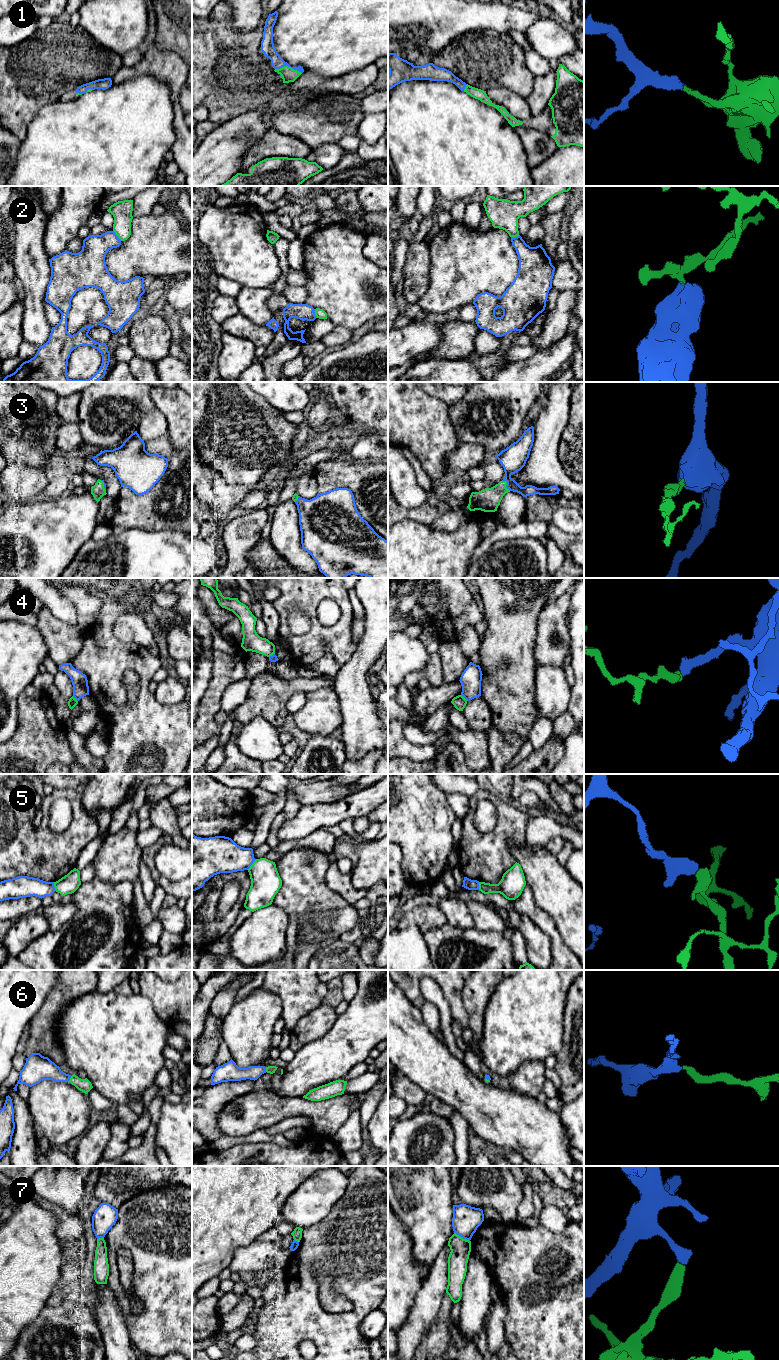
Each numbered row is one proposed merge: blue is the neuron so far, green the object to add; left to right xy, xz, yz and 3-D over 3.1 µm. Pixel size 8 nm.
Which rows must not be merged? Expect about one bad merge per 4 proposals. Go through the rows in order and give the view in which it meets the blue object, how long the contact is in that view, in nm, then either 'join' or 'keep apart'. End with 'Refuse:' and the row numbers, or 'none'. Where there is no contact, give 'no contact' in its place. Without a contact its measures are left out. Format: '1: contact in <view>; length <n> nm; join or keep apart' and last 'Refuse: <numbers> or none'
1: contact in xz; length 220 nm; join
2: contact in xy; length 110 nm; keep apart
3: contact in yz; length 110 nm; join
4: contact in yz; length 80 nm; keep apart
5: contact in xz; length 110 nm; keep apart
6: contact in xy; length 50 nm; join
7: contact in yz; length 150 nm; keep apart
Refuse: 2, 4, 5, 7

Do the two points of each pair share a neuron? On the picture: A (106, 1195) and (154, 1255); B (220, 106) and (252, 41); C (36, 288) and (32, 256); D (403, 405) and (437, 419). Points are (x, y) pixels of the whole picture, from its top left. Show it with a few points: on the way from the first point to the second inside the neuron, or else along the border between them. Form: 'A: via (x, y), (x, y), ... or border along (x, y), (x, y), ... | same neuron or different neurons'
A: border along (136, 1194), (125, 1200), (117, 1208) | different neurons
B: via (225, 90), (227, 87), (227, 66), (236, 57) | same neuron
C: via (35, 280), (32, 264) | same neuron
D: via (411, 413), (417, 419), (429, 419) | same neuron

